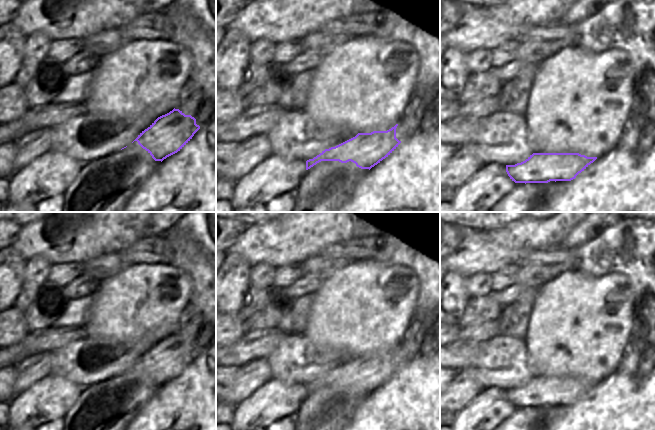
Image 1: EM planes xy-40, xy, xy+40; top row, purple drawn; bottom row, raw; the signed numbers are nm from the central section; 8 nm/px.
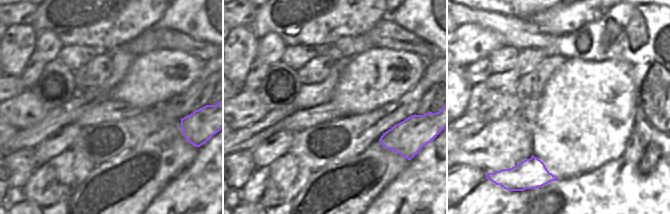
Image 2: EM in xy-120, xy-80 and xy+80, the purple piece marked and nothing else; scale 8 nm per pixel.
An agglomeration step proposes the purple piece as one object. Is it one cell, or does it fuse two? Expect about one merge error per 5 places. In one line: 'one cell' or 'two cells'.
one cell

